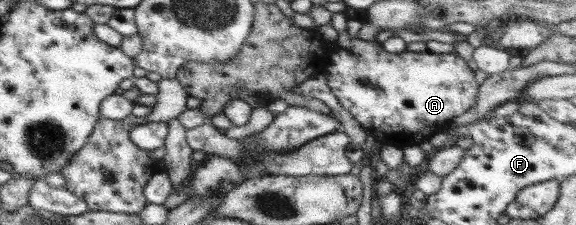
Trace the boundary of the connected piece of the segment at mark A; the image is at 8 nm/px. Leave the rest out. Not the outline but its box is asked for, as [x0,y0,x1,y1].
[325,33,478,150]

